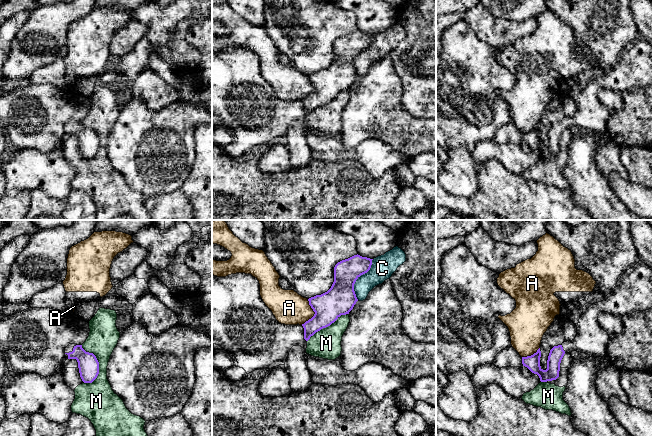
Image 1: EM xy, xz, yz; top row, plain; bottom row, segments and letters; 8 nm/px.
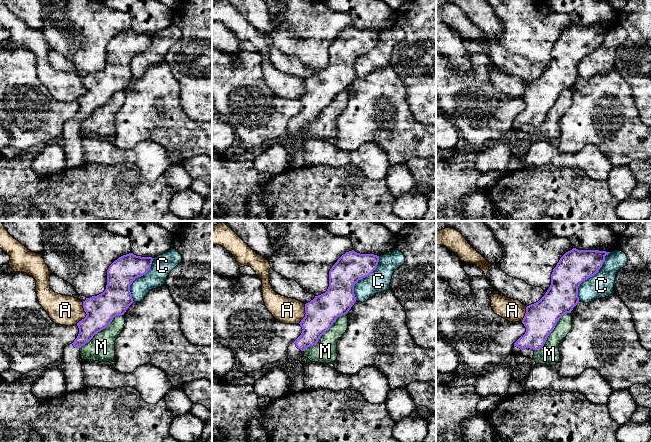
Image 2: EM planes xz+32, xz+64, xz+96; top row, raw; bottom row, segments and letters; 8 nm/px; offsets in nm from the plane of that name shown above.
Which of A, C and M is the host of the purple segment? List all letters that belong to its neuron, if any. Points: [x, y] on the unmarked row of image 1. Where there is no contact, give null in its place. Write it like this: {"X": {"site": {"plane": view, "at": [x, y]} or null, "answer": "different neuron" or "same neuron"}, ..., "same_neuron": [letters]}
{"A": {"site": {"plane": "xz", "at": [315, 89]}, "answer": "different neuron"}, "C": {"site": {"plane": "xz", "at": [357, 54]}, "answer": "different neuron"}, "M": {"site": {"plane": "xy", "at": [98, 138]}, "answer": "different neuron"}, "same_neuron": []}

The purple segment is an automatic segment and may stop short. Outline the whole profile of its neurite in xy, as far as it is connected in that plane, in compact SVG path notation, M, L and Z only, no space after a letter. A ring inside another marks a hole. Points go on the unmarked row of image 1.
M69 120L65 124L65 134L76 135L79 149L84 159L92 159L99 150L99 138L93 129L86 128L82 121Z

